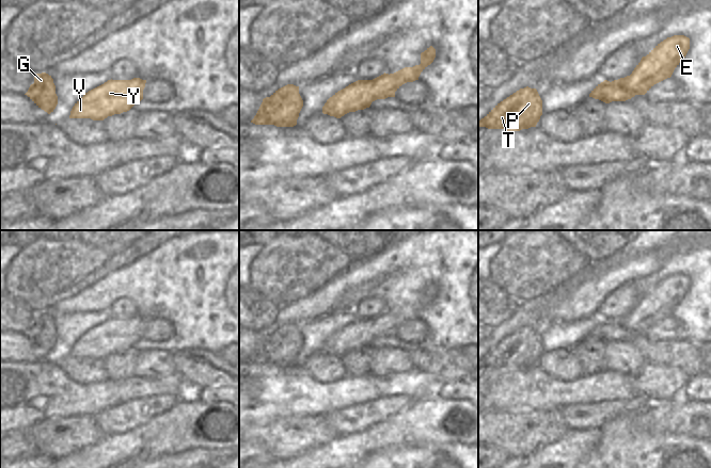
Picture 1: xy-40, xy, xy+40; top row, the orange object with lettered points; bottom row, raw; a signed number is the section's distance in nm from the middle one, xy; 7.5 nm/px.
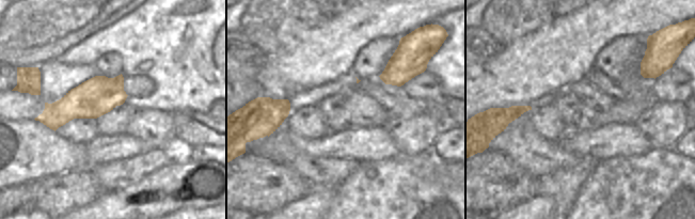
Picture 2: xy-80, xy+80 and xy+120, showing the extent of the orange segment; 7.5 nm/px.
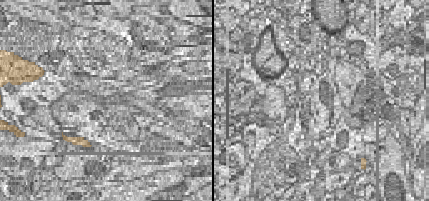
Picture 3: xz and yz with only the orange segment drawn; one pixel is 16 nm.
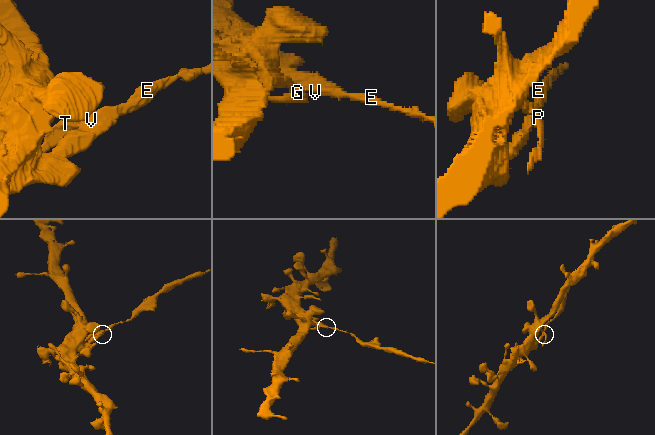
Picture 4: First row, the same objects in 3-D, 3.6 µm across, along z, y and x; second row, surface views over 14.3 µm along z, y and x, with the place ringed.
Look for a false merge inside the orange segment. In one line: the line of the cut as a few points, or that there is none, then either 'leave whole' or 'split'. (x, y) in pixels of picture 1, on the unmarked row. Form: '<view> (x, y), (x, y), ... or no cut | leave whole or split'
xy+40 (630, 315), (626, 322), (626, 332), (629, 337) | split

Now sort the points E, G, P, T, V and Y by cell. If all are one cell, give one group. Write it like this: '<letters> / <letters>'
E / G P T V Y

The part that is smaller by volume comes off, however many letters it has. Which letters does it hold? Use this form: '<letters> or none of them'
E

